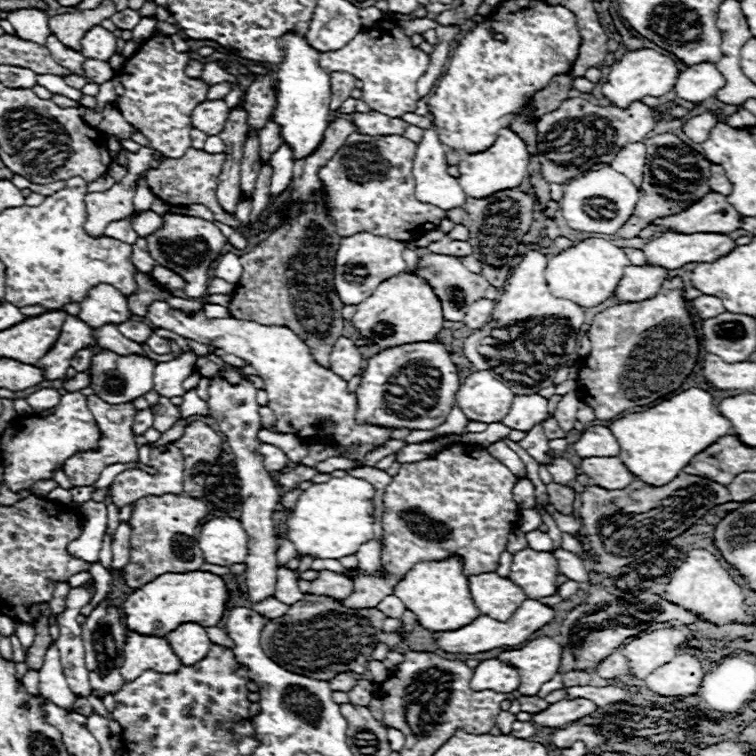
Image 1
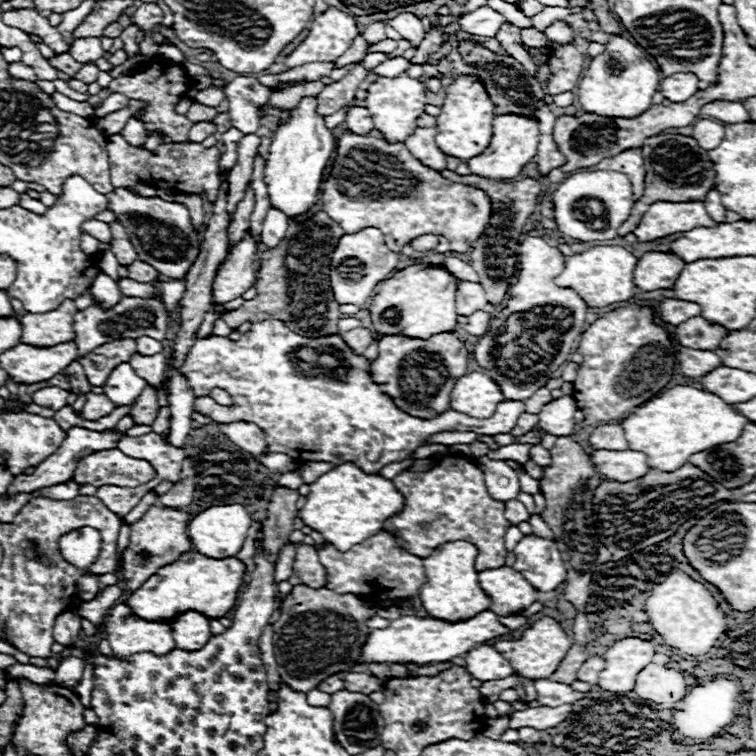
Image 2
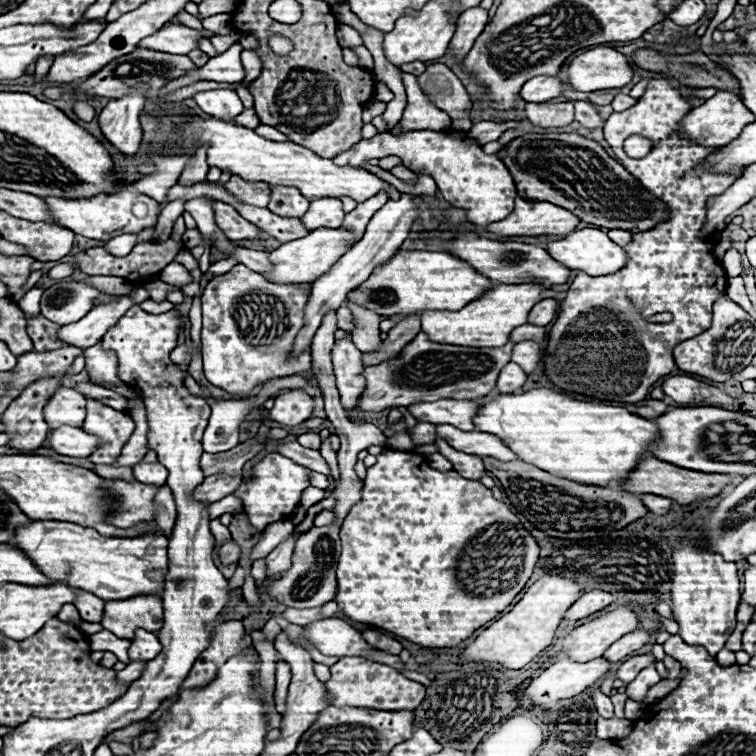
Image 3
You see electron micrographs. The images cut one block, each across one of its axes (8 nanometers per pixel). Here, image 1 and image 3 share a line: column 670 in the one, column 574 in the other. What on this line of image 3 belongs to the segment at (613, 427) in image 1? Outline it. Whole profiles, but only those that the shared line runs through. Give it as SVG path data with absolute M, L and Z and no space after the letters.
M536 388L522 394L500 394L494 400L482 402L472 422L476 430L498 436L514 454L518 454L520 460L534 464L554 476L570 478L590 486L604 486L610 480L624 480L628 472L634 470L636 462L648 454L646 446L658 438L658 428L652 420L630 414L626 408L578 400L550 388Z

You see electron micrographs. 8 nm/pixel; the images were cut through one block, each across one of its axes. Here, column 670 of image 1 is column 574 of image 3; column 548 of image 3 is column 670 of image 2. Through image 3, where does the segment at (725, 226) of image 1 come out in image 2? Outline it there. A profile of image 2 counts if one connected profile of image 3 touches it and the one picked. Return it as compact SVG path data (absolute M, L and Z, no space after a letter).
M702 200L696 202L656 202L642 216L634 230L638 242L652 242L676 232L688 232L692 228L716 226Z

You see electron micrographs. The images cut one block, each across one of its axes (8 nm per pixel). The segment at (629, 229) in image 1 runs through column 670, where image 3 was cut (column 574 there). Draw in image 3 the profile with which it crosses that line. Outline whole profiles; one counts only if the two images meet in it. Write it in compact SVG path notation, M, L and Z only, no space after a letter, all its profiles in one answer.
M524 134L498 150L498 158L510 170L522 198L552 202L574 212L582 222L644 232L668 218L666 204L642 190L600 144L578 134Z

